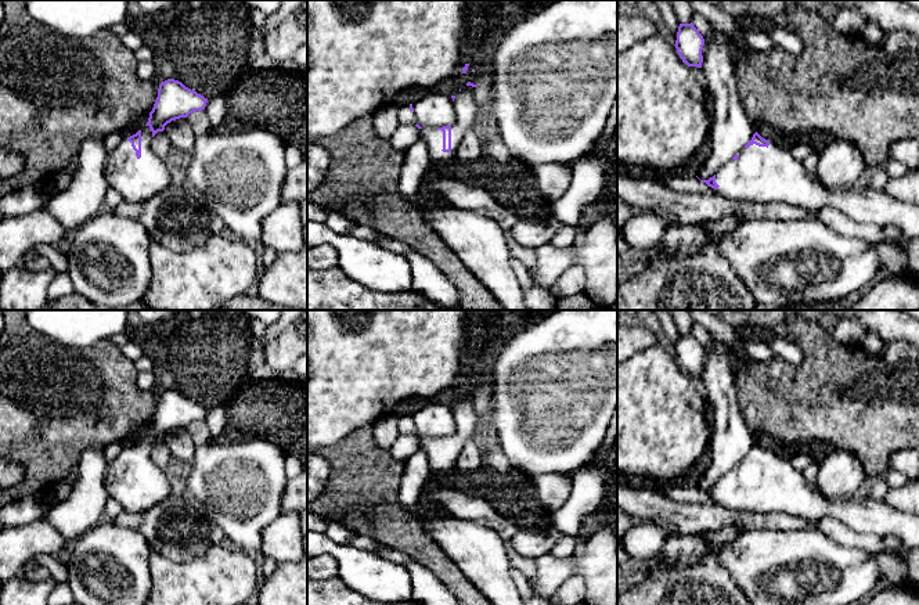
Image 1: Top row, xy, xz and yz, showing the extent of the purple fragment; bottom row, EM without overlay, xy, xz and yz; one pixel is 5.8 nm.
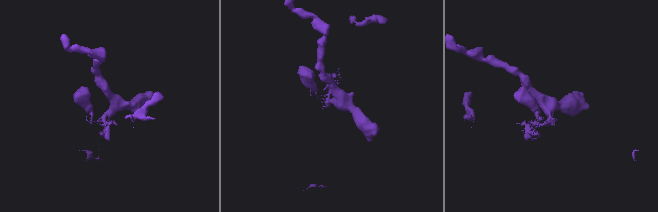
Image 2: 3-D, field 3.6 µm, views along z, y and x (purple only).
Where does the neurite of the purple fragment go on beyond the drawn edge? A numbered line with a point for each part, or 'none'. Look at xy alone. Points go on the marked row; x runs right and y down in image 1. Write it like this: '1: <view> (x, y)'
1: xy (136, 180)

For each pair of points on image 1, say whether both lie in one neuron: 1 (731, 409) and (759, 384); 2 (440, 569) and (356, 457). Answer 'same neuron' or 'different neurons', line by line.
1: different neurons
2: same neuron

